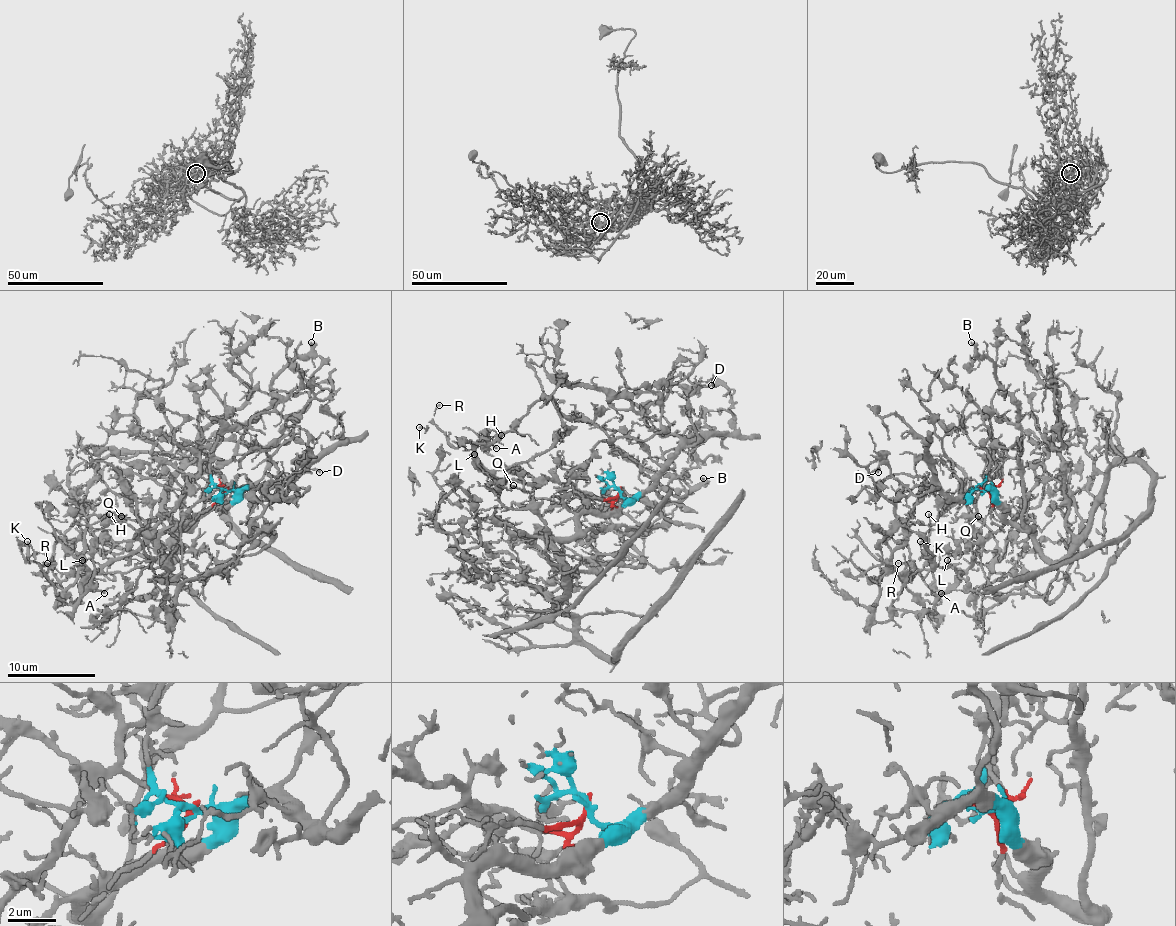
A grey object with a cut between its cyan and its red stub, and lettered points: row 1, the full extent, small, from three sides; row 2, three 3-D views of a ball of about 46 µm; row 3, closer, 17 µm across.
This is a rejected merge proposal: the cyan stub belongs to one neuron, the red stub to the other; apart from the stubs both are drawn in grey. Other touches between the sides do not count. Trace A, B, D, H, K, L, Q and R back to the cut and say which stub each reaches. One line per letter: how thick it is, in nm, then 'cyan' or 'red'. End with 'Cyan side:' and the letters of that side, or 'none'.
A: 140 nm | red
B: 240 nm | cyan
D: 170 nm | cyan
H: 100 nm | red
K: 140 nm | red
L: 150 nm | red
Q: 110 nm | red
R: 80 nm | red
Cyan side: B, D

